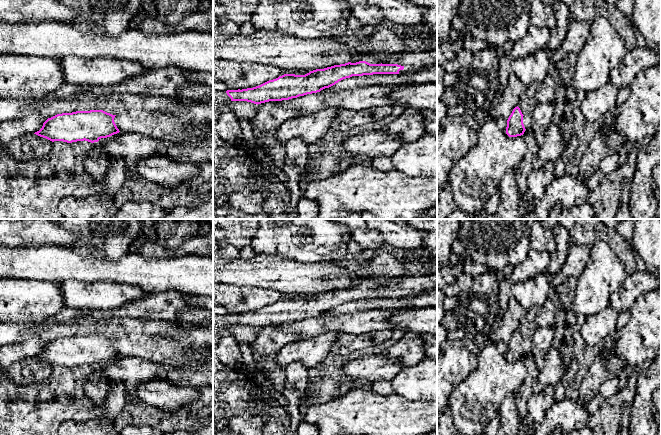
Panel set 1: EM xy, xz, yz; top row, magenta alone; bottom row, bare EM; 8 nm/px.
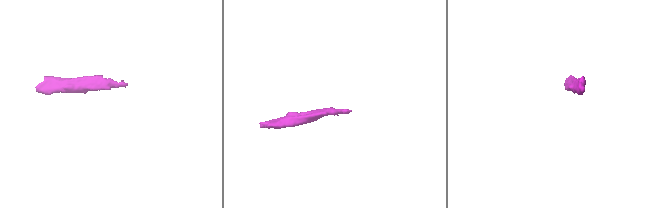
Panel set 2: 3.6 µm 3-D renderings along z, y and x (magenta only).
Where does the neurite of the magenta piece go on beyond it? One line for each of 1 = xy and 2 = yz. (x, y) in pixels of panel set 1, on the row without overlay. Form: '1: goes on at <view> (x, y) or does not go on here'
1: does not go on here
2: does not go on here

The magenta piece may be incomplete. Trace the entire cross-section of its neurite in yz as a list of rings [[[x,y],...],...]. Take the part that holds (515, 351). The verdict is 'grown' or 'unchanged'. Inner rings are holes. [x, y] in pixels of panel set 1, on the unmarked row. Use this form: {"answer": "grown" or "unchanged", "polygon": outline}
{"answer": "unchanged", "polygon": [[[518,330],[513,333],[507,344],[506,351],[506,358],[509,361],[517,361],[524,358],[526,353],[523,348],[523,340],[524,339]]]}

